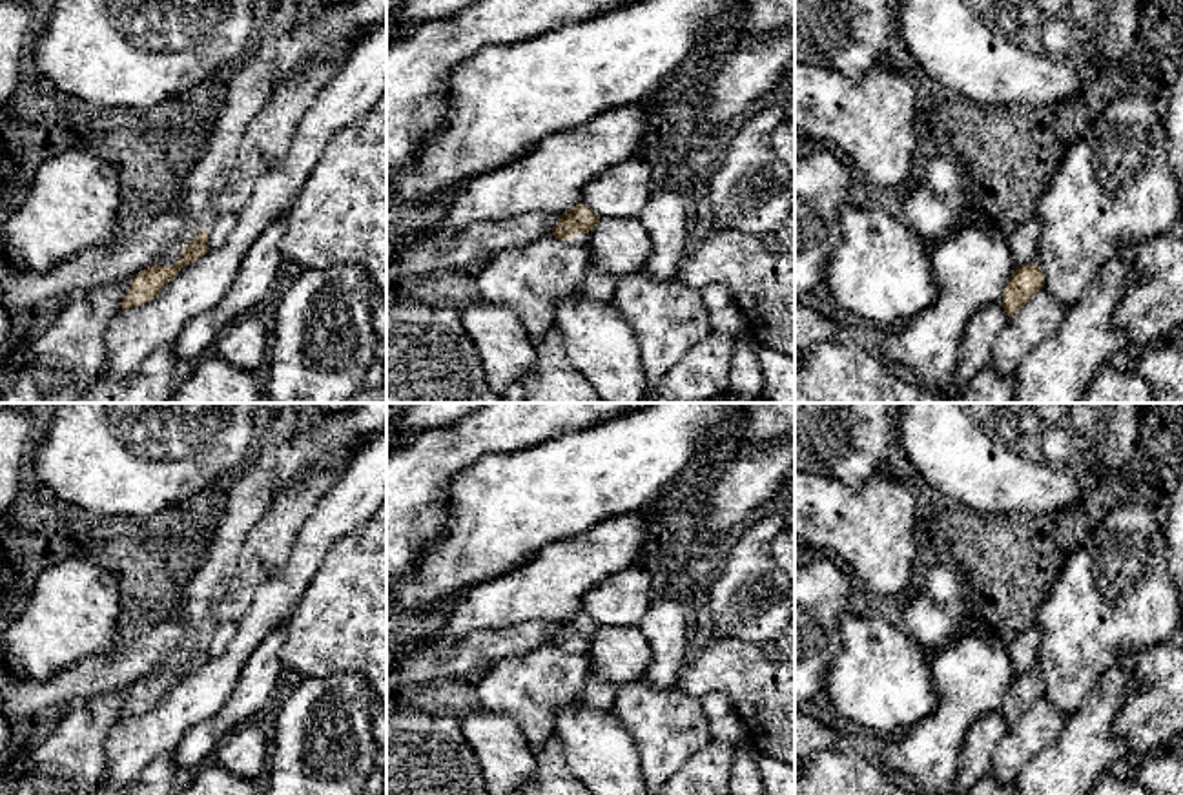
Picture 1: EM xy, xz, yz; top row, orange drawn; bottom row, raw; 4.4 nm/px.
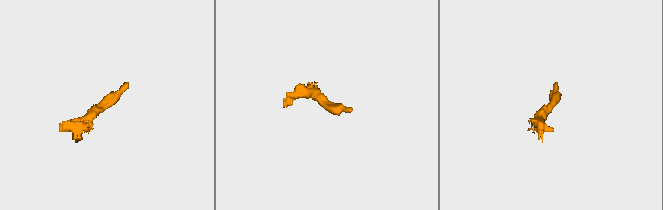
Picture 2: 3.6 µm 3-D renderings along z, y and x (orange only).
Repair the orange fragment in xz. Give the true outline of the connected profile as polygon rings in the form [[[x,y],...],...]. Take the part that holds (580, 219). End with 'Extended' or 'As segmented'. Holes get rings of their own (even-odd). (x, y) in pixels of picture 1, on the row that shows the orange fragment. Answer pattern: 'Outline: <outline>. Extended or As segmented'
Outline: [[[583,202],[560,215],[552,233],[556,239],[585,246],[591,241],[591,230],[600,222],[600,217],[592,213]]]. Extended

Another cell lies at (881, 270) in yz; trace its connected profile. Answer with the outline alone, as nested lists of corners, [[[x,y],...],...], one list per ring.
[[[853,199],[840,206],[840,230],[842,239],[828,263],[824,284],[842,310],[880,330],[908,325],[937,301],[930,250],[900,219]]]

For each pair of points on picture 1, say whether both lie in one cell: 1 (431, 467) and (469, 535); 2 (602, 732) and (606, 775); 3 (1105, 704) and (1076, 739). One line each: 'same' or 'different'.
1: different
2: same
3: same

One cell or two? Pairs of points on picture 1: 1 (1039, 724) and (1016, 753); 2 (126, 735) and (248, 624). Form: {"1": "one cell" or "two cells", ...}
{"1": "one cell", "2": "one cell"}

